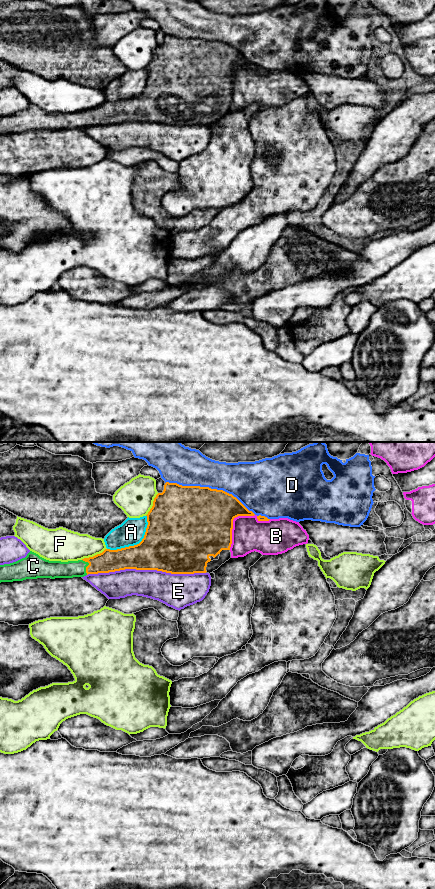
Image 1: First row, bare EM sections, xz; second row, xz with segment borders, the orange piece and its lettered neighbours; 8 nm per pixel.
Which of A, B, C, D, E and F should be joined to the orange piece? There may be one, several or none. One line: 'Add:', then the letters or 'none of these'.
Add: C

